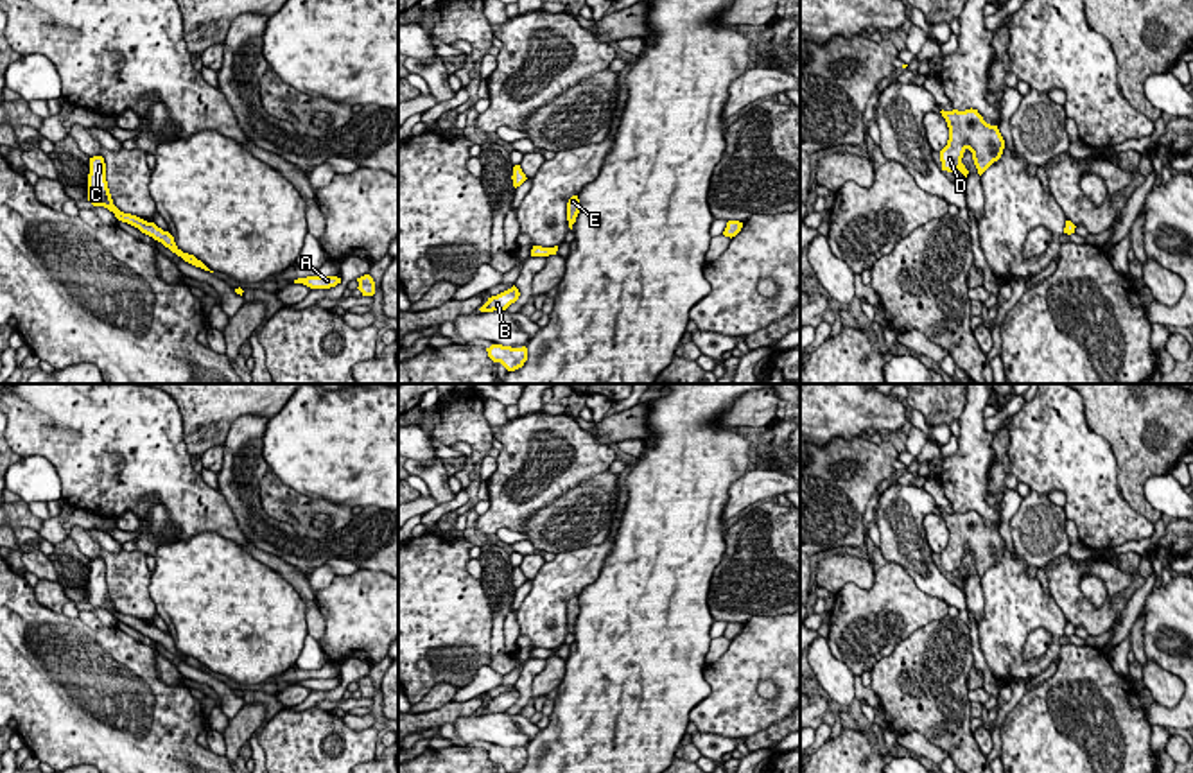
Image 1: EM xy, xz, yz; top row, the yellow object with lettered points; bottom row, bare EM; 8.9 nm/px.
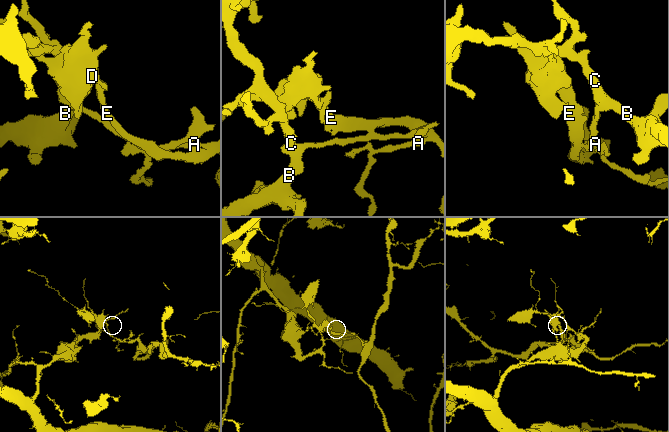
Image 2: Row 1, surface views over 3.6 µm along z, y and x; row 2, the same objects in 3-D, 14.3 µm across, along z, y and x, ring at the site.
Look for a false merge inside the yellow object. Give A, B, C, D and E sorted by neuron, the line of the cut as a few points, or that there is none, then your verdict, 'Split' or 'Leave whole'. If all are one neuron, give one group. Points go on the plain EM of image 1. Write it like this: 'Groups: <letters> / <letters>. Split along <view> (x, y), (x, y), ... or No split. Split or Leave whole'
Groups: A D E / B C. Split along xy (146, 623), (140, 632). Split

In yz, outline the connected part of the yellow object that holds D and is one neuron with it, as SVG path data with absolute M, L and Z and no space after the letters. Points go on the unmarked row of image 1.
M942 511L940 515L949 529L947 547L940 552L942 572L953 574L958 570L967 579L969 572L962 565L967 551L972 554L980 578L1001 560L1005 542L997 527L987 525L978 511Z

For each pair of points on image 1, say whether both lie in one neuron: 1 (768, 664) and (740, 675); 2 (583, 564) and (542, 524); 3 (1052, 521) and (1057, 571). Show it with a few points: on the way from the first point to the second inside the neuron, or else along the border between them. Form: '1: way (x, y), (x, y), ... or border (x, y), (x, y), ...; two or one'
1: way (761, 664), (747, 668); one
2: border (605, 538), (594, 546), (573, 547), (557, 555); two
3: border (1066, 553), (1044, 567); two

